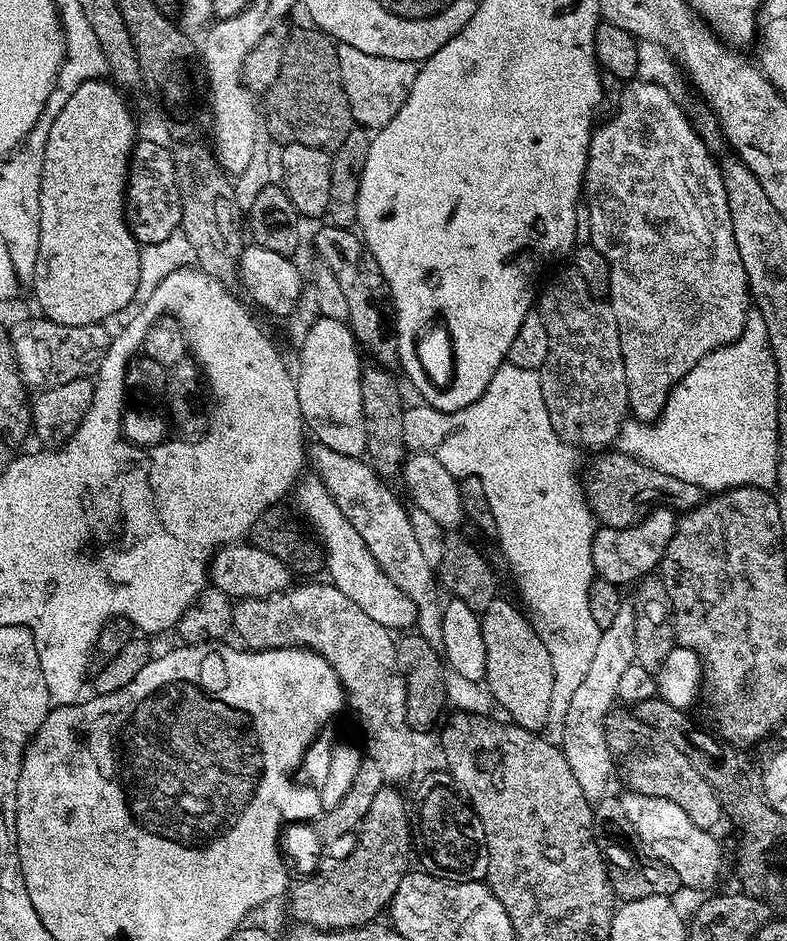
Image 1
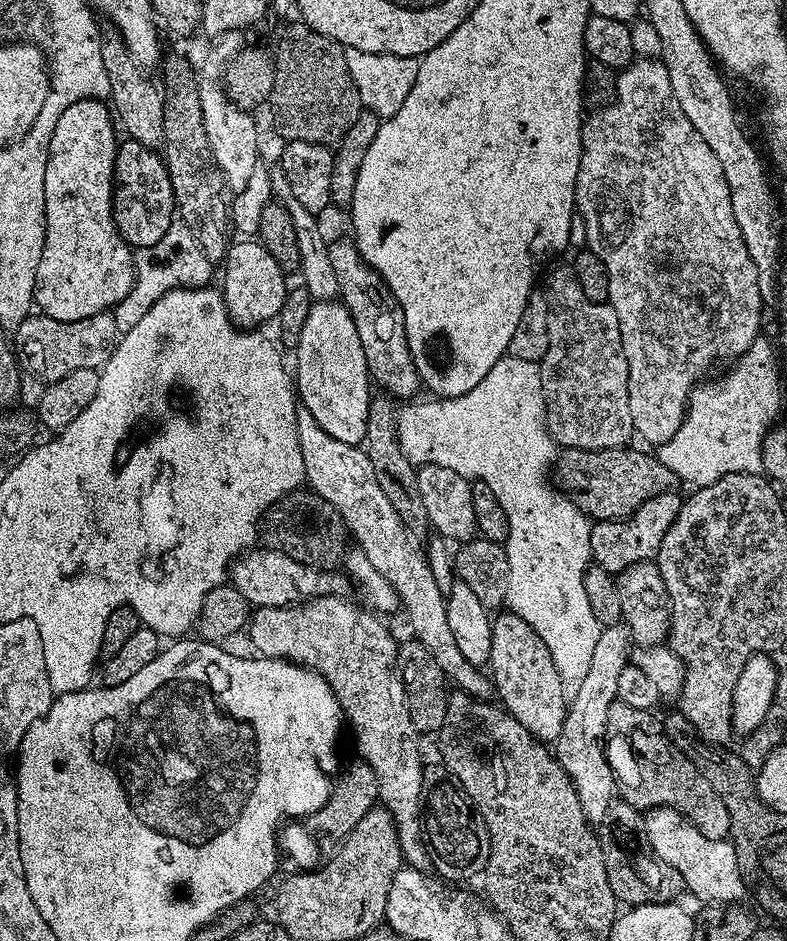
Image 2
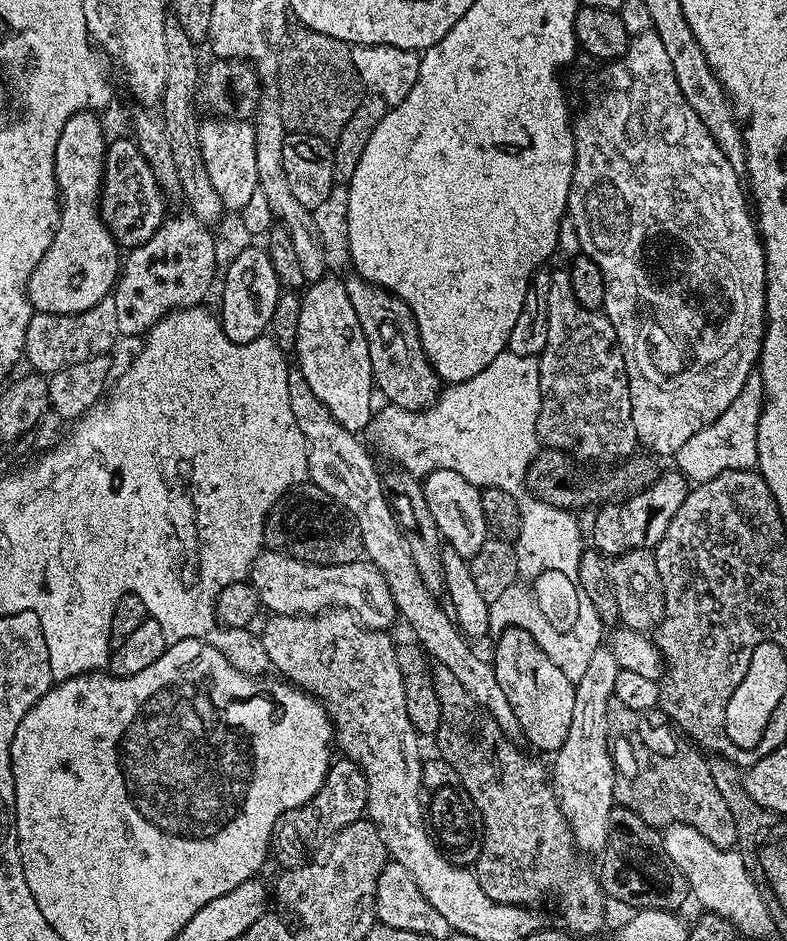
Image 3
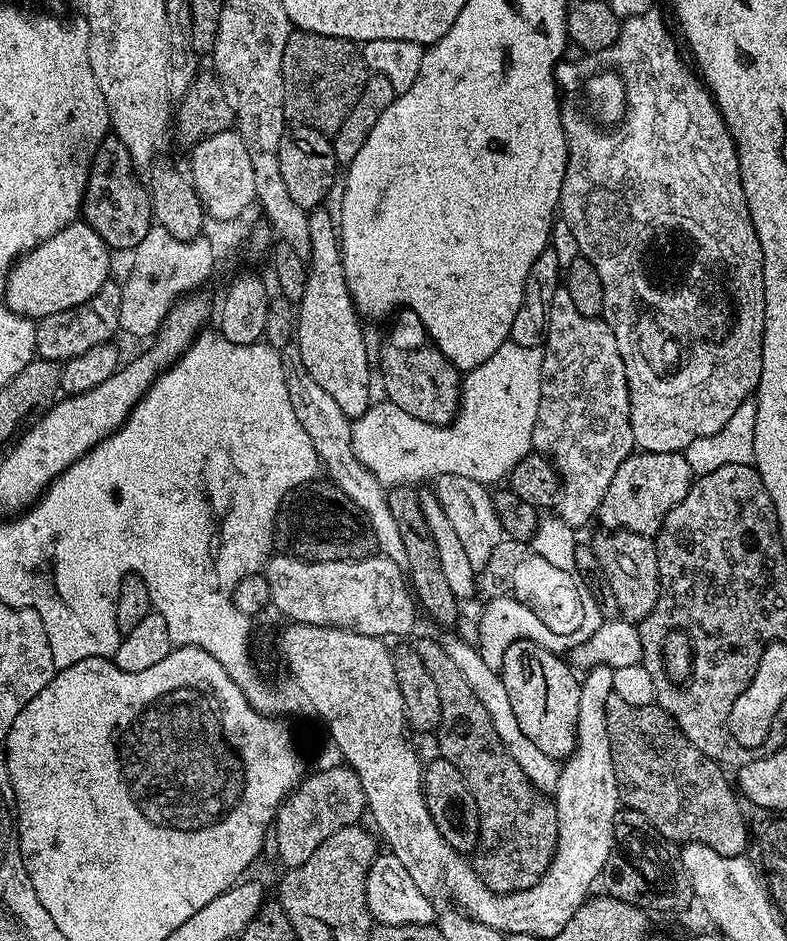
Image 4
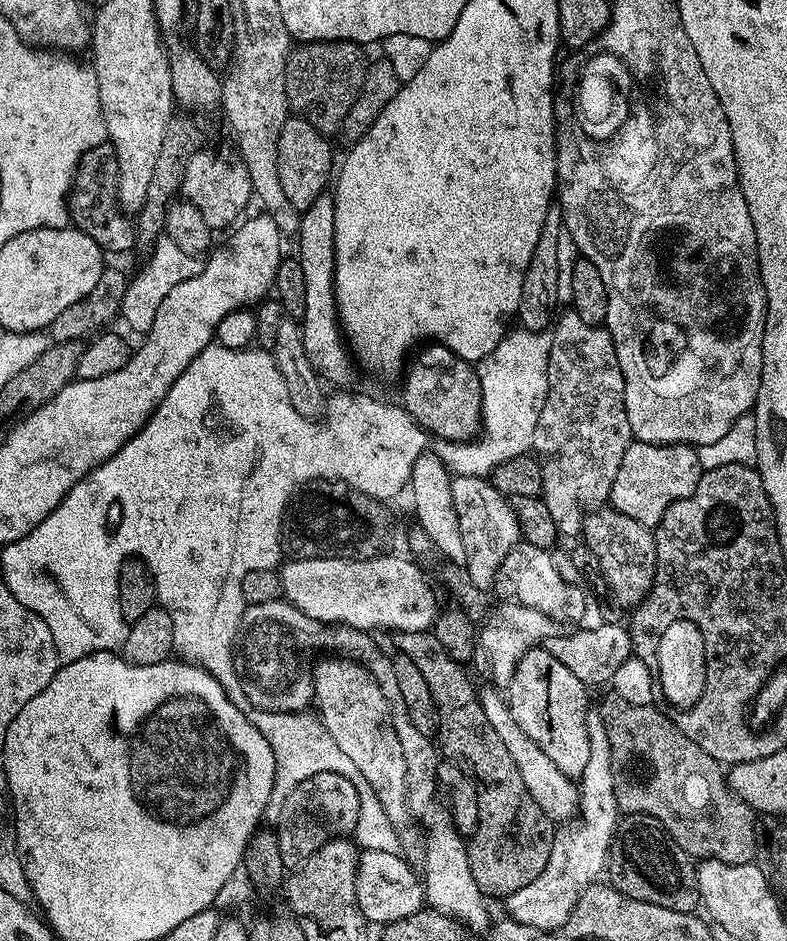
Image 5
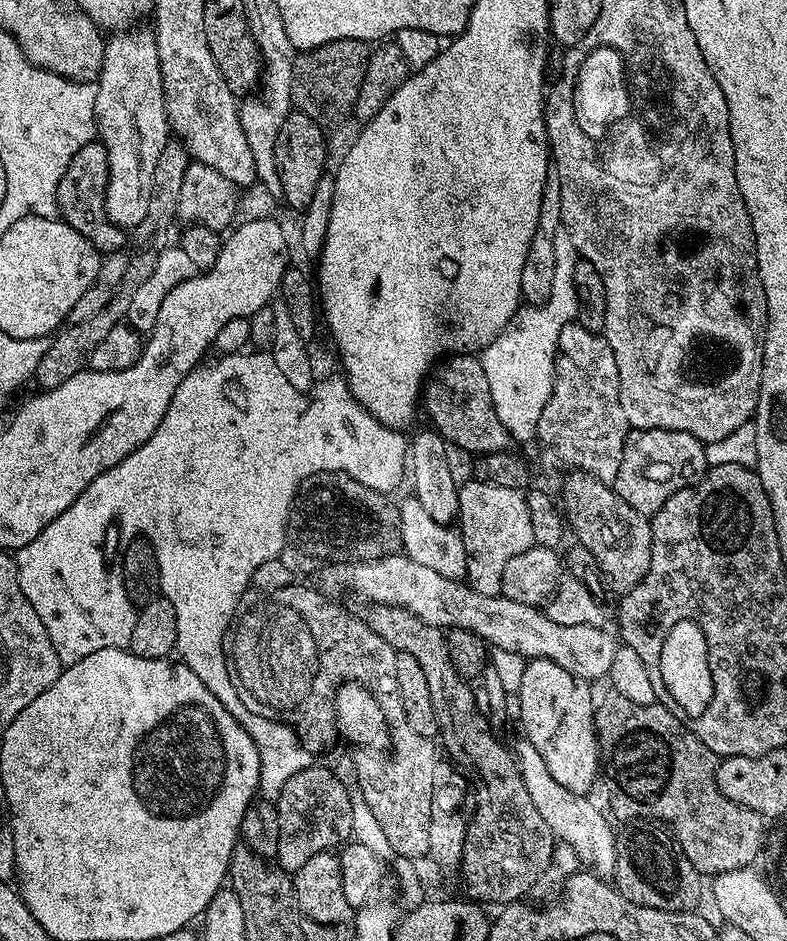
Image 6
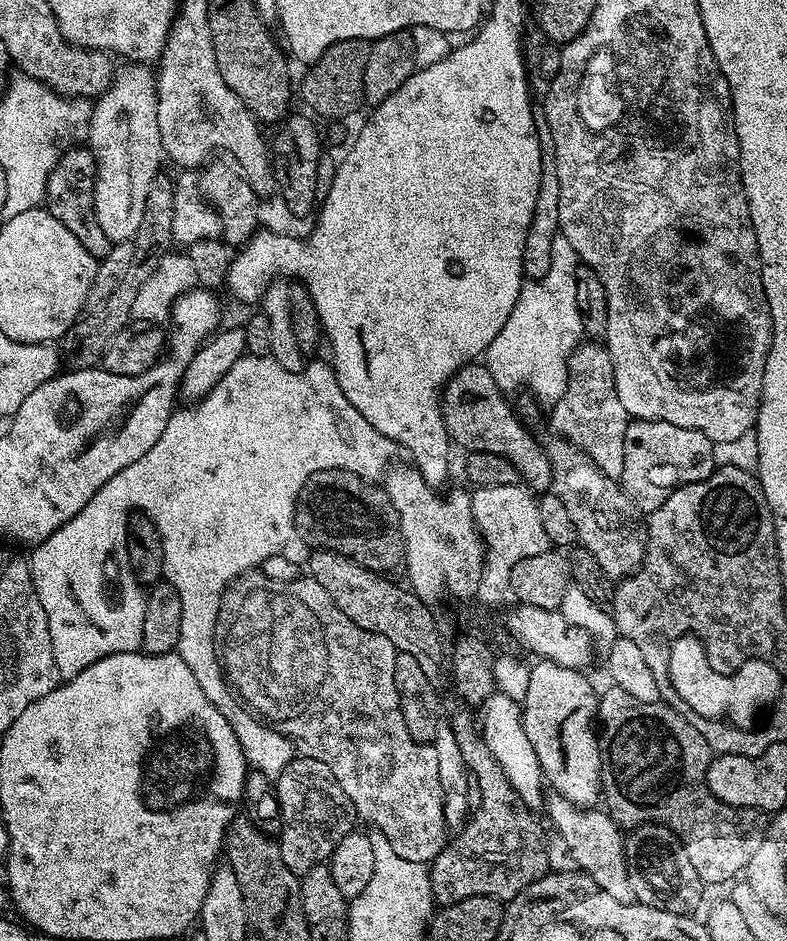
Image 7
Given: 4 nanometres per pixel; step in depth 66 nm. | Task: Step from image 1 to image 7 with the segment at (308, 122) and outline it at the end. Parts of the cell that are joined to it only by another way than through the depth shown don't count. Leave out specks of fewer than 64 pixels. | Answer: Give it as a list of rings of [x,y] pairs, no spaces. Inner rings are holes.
[[[343,39],[342,42],[335,43],[323,52],[322,58],[309,67],[308,72],[298,84],[298,96],[304,99],[304,104],[309,113],[320,116],[344,116],[347,112],[352,112],[356,107],[361,107],[364,99],[364,78],[366,62],[369,60],[369,43],[364,39]]]

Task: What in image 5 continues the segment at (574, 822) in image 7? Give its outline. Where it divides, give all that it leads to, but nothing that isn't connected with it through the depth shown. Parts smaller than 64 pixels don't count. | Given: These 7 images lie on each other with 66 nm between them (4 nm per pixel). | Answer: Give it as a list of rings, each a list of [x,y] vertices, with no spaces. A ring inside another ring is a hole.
[[[481,687],[478,695],[494,734],[498,734],[498,738],[506,745],[506,751],[510,754],[514,766],[518,766],[518,774],[522,774],[522,782],[526,782],[530,798],[534,798],[534,802],[538,802],[538,806],[542,806],[542,810],[554,822],[571,821],[578,804],[578,788],[573,777],[562,774],[562,770],[558,770],[558,766],[554,766],[552,759],[542,751],[542,746],[526,738],[522,726],[518,726],[518,718],[514,718],[514,714],[508,709],[507,699],[501,693],[499,696],[494,689]]]

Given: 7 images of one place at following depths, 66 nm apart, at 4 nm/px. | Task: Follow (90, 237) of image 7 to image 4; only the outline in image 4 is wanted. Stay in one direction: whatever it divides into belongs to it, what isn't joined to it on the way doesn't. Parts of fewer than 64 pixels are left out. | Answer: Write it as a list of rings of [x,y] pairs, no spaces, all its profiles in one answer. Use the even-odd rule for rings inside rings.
[[[114,134],[107,135],[91,153],[88,184],[84,188],[82,220],[92,227],[94,234],[98,234],[98,238],[102,238],[109,249],[135,250],[138,242],[142,242],[154,226],[152,197],[148,195],[141,177],[139,180],[136,175],[138,172],[130,158],[130,150],[126,150],[126,146],[122,146]]]

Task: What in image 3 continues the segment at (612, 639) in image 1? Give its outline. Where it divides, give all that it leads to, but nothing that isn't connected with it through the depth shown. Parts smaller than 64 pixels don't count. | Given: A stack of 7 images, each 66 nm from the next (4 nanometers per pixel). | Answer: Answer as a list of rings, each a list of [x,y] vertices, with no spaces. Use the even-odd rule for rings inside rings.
[[[601,646],[594,650],[588,669],[576,683],[570,730],[562,746],[554,753],[556,797],[560,800],[560,809],[581,853],[600,854],[608,844],[608,827],[612,825],[610,810],[616,804],[614,786],[617,778],[612,749],[608,746],[608,703],[614,696],[614,681],[619,673],[620,667],[611,647]]]

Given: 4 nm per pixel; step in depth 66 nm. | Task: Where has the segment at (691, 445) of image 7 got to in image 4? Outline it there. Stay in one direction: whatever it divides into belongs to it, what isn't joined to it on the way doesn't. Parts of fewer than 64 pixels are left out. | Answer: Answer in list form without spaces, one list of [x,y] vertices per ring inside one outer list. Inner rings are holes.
[[[633,451],[632,455],[618,466],[610,486],[600,503],[598,524],[604,530],[633,532],[655,537],[664,524],[666,514],[686,498],[692,488],[694,473],[684,452]]]

